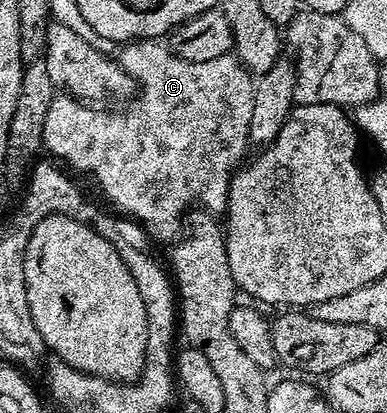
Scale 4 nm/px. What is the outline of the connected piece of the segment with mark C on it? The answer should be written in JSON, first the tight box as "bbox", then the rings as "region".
{"bbox":[43,39,254,240],"region":[[[141,39],[139,41],[129,41],[119,48],[119,65],[131,79],[135,80],[135,86],[138,88],[138,94],[128,104],[133,103],[125,111],[99,111],[96,108],[99,106],[89,105],[72,94],[56,94],[50,101],[50,109],[46,112],[43,150],[45,152],[49,151],[52,154],[49,156],[53,160],[59,161],[69,168],[77,167],[78,170],[85,171],[88,175],[93,175],[96,178],[97,185],[104,190],[105,197],[117,207],[113,208],[117,212],[123,213],[127,218],[136,220],[153,240],[172,238],[172,240],[175,240],[181,234],[182,224],[186,219],[186,212],[193,205],[199,205],[203,210],[213,213],[227,212],[228,187],[232,183],[232,176],[236,174],[238,168],[241,166],[242,160],[245,158],[244,147],[246,148],[246,144],[248,143],[254,76],[252,72],[247,71],[241,65],[235,54],[214,57],[210,61],[194,61],[191,63],[175,55],[172,52],[171,46],[164,44],[163,47],[162,44],[163,42],[154,39]]]}

